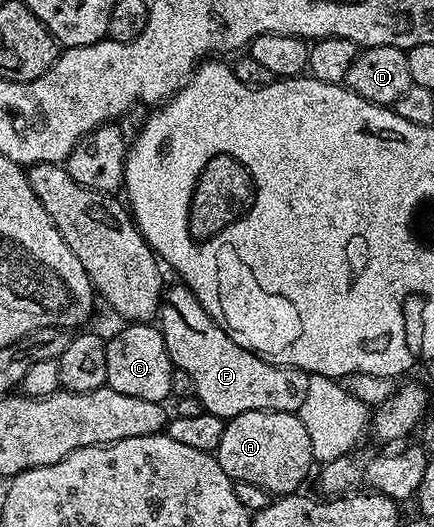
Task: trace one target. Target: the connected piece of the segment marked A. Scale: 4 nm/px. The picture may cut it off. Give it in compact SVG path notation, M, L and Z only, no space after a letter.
M274 410L243 412L228 419L223 428L223 440L215 451L219 468L234 482L246 482L263 488L267 493L280 496L296 494L302 489L309 469L315 466L311 439L303 428L300 413L288 414Z

